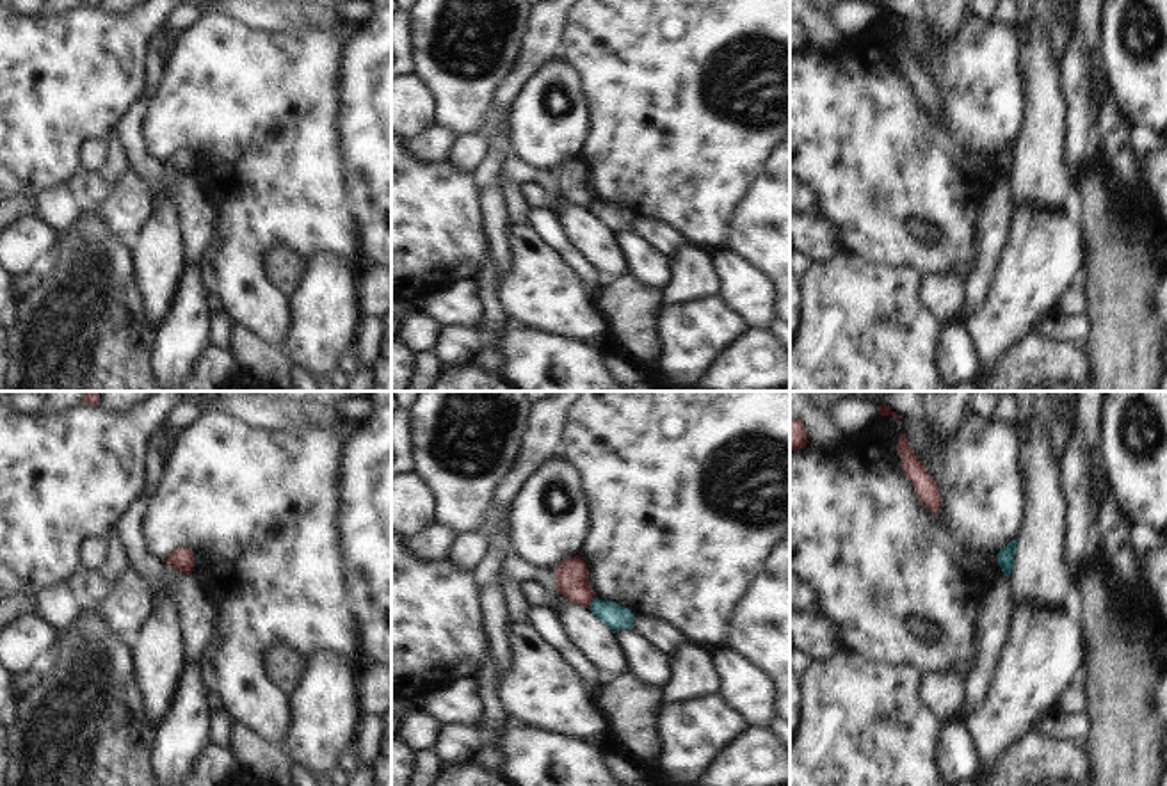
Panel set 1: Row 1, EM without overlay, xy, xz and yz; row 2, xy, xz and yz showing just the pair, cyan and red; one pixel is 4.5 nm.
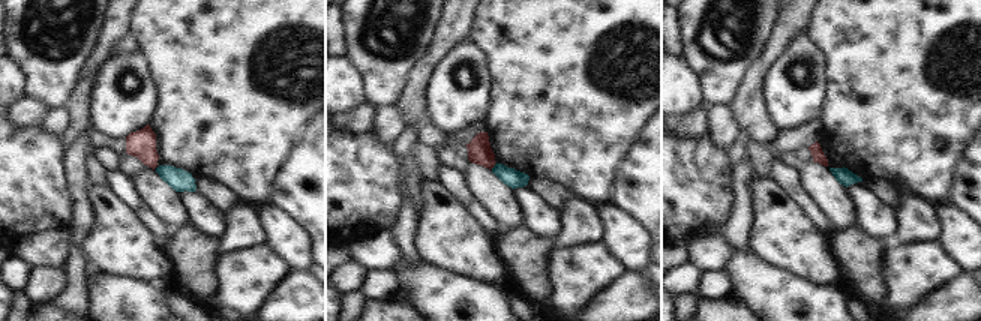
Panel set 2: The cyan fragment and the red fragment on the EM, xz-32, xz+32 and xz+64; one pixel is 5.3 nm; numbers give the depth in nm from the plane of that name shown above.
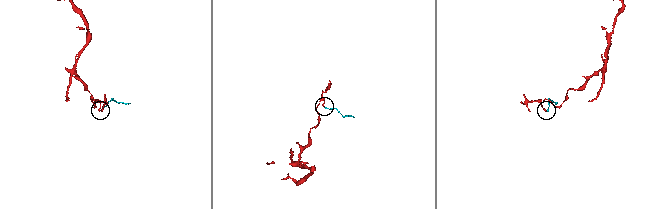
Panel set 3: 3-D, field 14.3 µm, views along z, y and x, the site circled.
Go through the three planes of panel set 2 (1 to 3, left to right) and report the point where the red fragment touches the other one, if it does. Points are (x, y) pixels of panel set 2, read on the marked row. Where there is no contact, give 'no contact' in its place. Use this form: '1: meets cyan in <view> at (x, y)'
1: no contact
2: meets cyan in xz+32 at (495, 165)
3: no contact

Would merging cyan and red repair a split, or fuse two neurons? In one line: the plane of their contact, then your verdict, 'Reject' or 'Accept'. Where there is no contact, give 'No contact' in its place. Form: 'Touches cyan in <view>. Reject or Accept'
Touches cyan in xz. Reject

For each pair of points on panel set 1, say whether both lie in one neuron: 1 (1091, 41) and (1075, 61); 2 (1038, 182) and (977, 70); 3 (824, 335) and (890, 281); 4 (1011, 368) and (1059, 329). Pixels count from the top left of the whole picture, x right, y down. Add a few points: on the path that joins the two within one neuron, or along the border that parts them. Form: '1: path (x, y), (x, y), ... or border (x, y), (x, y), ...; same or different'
1: path (1086, 47), (1080, 56); same
2: border (1027, 100), (1027, 116), (1014, 141); different
3: path (840, 331), (874, 297); same
4: border (1032, 331), (1052, 340), (1084, 344); different

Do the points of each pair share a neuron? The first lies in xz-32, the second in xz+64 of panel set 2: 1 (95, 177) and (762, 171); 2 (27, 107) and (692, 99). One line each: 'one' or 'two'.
1: one
2: two

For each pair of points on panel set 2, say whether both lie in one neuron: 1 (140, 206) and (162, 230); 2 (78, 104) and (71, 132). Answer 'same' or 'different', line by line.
1: same
2: same

